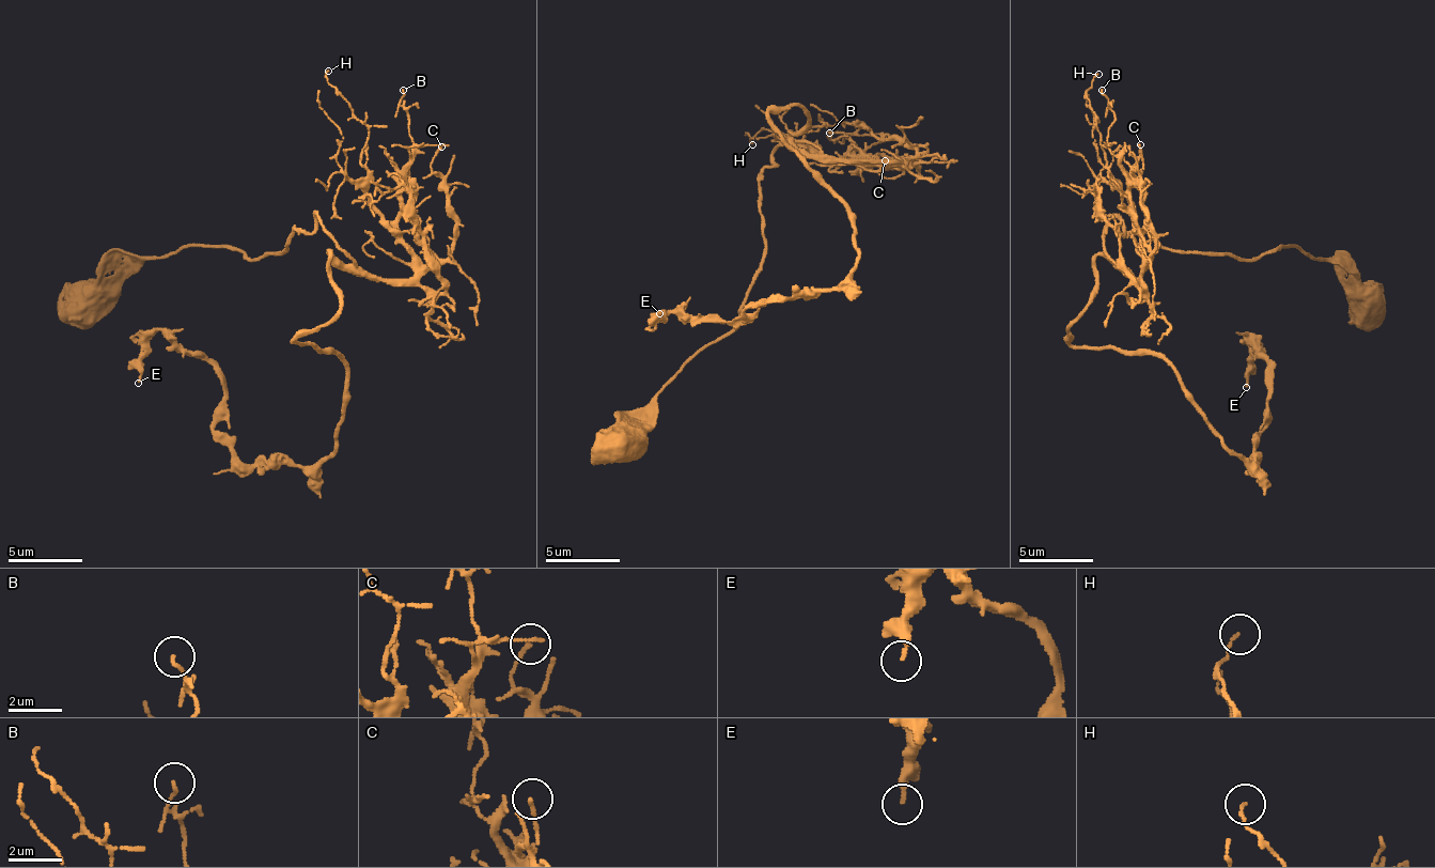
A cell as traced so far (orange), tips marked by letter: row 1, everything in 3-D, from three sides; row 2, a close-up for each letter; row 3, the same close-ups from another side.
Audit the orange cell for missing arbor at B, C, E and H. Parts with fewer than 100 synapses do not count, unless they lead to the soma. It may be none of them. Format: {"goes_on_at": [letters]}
{"goes_on_at": []}

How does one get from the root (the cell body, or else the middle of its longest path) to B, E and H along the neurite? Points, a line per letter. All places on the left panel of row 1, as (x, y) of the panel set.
B: (87, 306), (184, 247), (280, 254), (317, 213), (357, 266), (410, 278), (403, 90)
E: (87, 306), (317, 213), (336, 449), (247, 465), (160, 334), (138, 383)
H: (87, 306), (184, 247), (280, 254), (317, 213), (357, 266), (410, 278), (328, 71)

